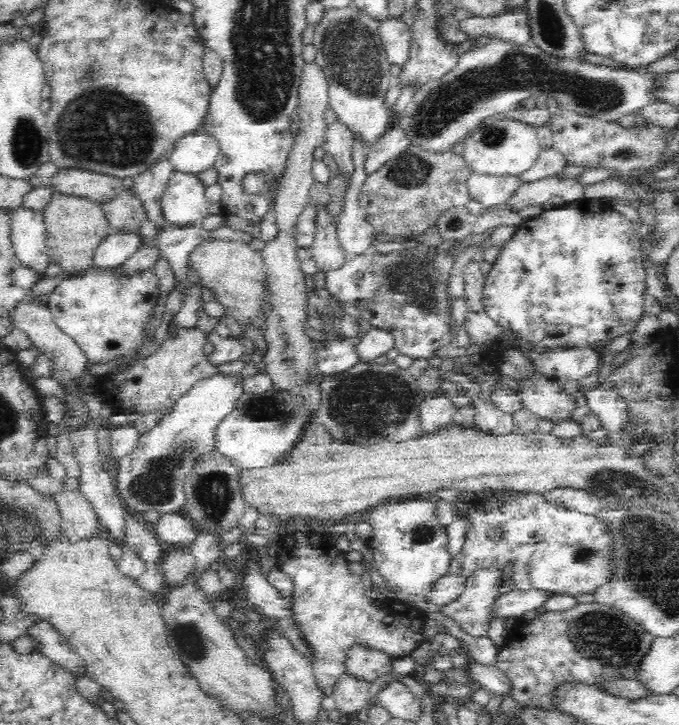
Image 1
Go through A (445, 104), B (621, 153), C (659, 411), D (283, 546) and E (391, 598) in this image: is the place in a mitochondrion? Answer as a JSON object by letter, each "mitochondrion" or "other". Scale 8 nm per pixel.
{"A":"mitochondrion","B":"mitochondrion","C":"other","D":"other","E":"other"}

